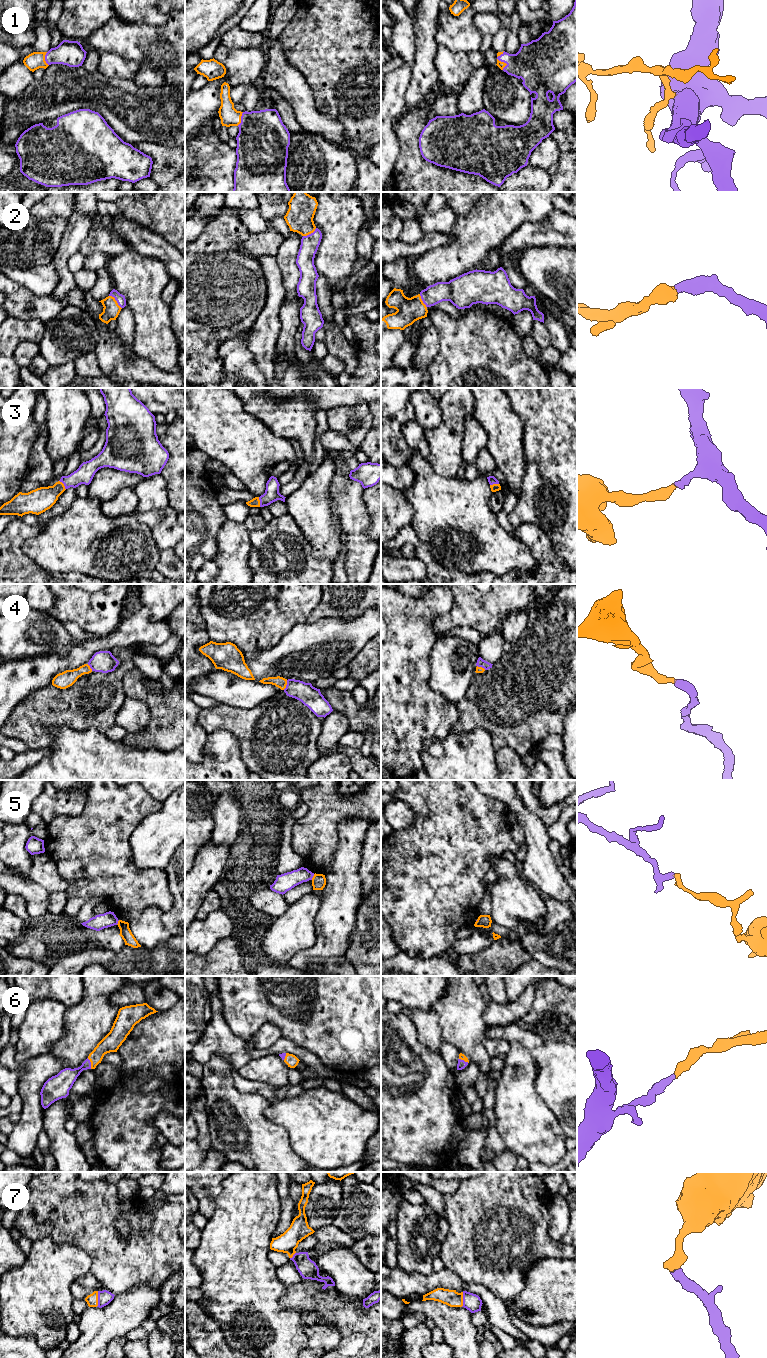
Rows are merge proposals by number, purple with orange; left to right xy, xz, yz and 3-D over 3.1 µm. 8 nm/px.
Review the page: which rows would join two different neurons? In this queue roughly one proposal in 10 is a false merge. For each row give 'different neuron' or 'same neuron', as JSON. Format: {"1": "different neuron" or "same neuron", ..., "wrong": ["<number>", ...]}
{"1": "same neuron", "2": "same neuron", "3": "same neuron", "4": "same neuron", "5": "different neuron", "6": "same neuron", "7": "same neuron", "wrong": ["5"]}

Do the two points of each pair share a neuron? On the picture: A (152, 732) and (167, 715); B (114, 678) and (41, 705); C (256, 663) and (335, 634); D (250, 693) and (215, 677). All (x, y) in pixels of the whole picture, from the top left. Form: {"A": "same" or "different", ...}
{"A": "same", "B": "same", "C": "same", "D": "same"}

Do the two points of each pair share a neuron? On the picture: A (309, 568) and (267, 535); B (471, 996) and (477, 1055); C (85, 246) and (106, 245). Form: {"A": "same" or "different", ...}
{"A": "same", "B": "same", "C": "same"}

